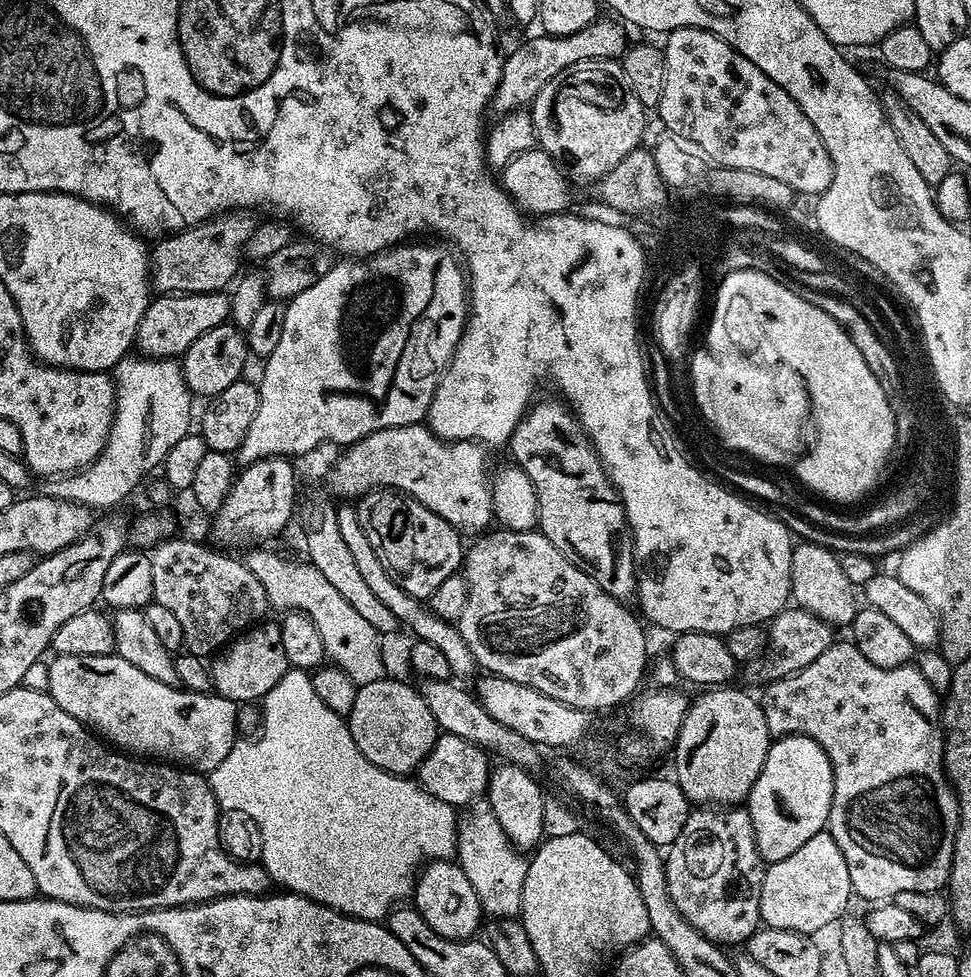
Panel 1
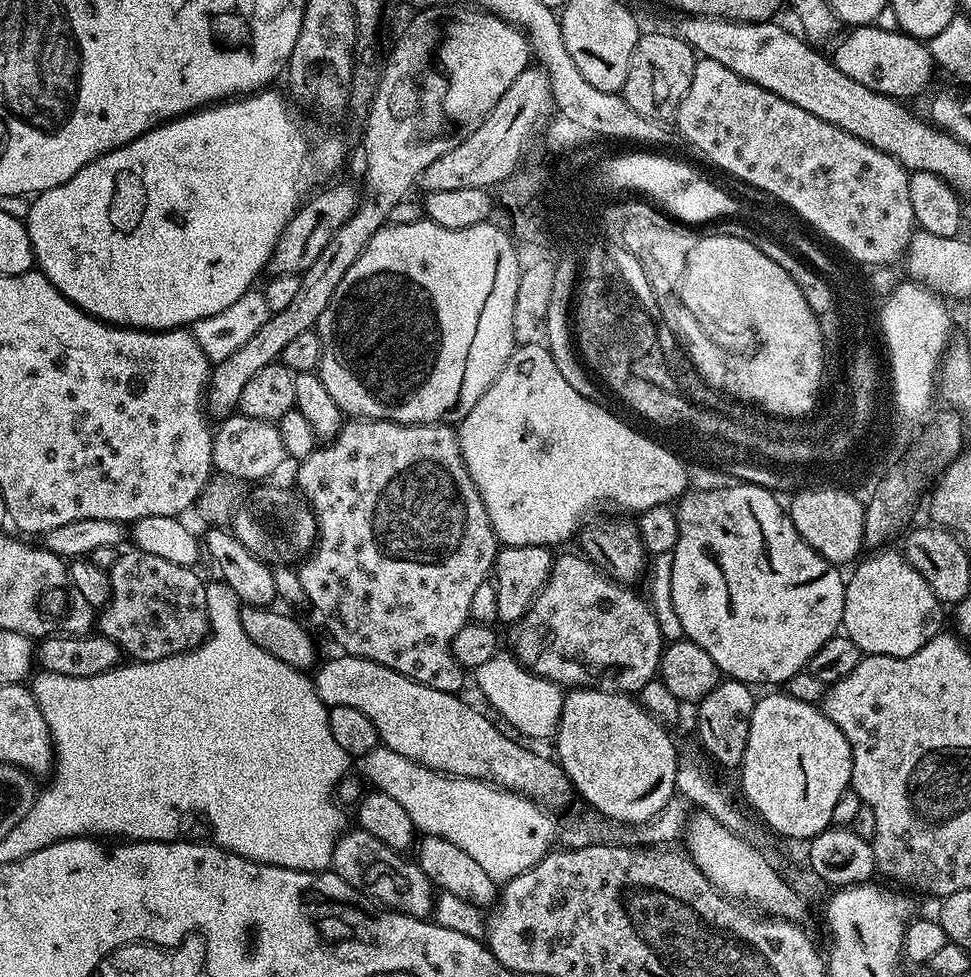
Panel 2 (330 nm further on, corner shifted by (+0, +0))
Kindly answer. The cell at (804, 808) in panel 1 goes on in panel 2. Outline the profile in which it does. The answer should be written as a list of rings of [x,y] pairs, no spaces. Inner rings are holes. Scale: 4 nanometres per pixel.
[[[772,690],[769,696],[761,695],[757,699],[754,706],[754,714],[750,718],[750,738],[746,742],[746,754],[744,761],[740,763],[738,775],[740,775],[740,788],[744,791],[744,796],[748,799],[748,804],[777,832],[780,836],[786,836],[789,841],[796,839],[811,840],[813,836],[818,835],[822,830],[826,830],[832,824],[832,815],[834,814],[834,805],[837,804],[838,798],[842,798],[842,794],[849,791],[852,783],[852,751],[850,750],[850,742],[846,742],[846,738],[842,734],[842,730],[838,730],[838,726],[834,726],[834,722],[830,722],[830,718],[824,716],[823,711],[815,704],[807,704],[806,702],[798,702],[798,698],[789,696],[780,690]]]

